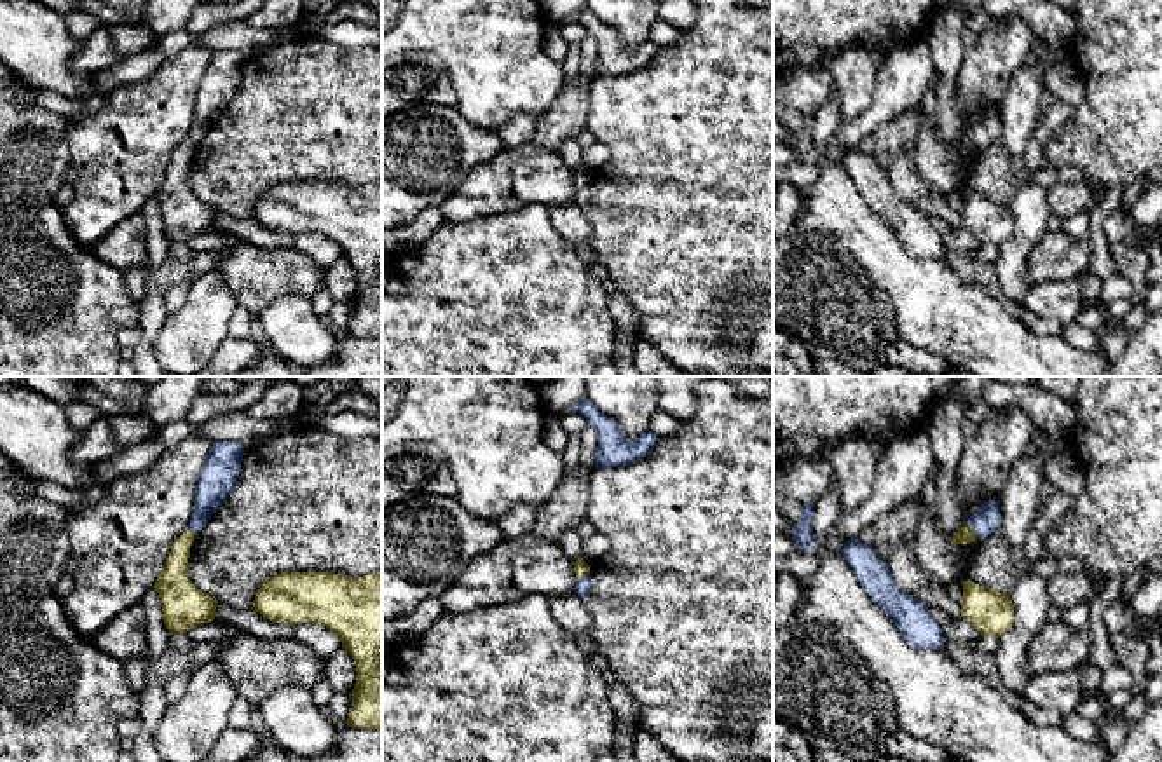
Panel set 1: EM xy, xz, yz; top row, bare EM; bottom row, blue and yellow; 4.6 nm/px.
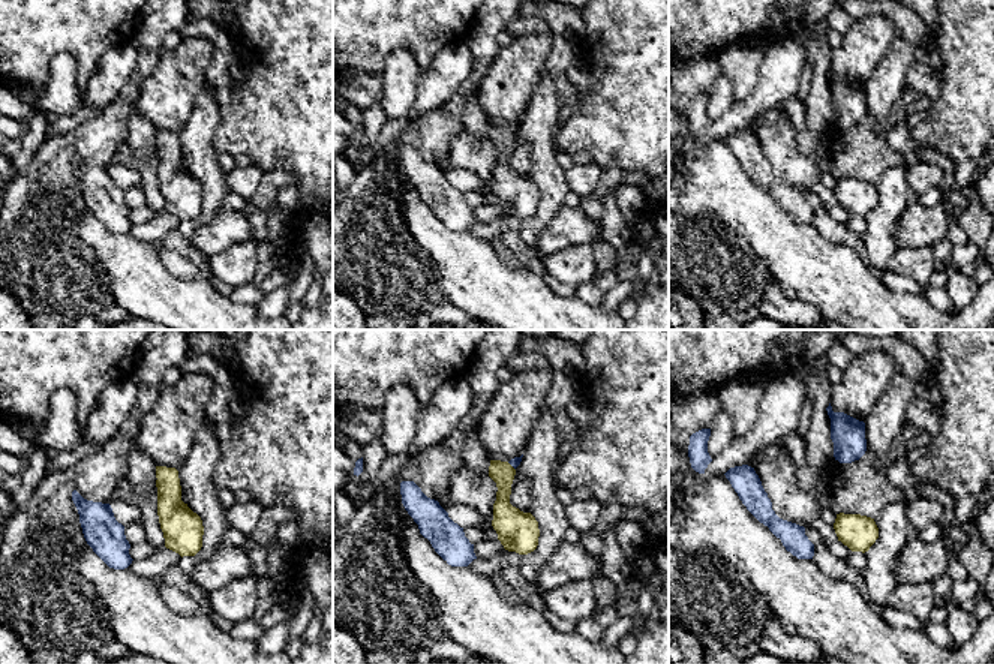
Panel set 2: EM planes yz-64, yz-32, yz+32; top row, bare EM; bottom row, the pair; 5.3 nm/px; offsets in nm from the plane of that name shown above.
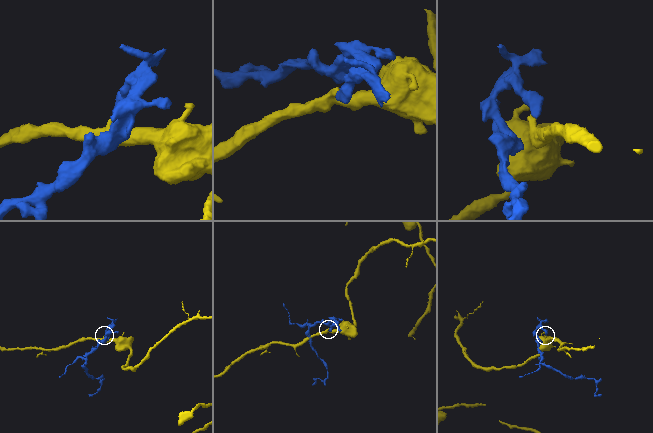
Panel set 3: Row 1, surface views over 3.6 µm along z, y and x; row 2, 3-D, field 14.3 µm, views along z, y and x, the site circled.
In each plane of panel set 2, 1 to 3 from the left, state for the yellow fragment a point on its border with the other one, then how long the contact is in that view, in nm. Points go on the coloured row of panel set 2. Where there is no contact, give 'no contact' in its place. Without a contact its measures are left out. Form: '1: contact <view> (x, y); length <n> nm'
1: no contact
2: contact yz-32 (511, 465); length 60 nm
3: no contact

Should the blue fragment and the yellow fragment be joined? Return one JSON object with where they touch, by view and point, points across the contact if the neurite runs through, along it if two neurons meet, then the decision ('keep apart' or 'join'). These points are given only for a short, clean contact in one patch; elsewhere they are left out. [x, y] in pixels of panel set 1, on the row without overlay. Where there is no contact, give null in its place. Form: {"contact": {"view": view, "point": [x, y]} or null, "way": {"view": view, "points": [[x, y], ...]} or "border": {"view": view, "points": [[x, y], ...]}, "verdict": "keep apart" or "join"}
{"contact": {"view": "yz", "point": [972, 138]}, "way": {"view": "yz", "points": [[986, 129], [972, 138], [965, 143]]}, "verdict": "join"}

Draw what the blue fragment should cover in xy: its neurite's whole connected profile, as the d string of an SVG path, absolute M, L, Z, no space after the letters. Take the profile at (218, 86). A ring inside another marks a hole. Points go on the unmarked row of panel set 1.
M237 51L213 52L199 82L188 138L173 152L166 176L154 194L171 244L187 242L216 227L218 209L197 199L188 188L190 153L236 98L243 65L244 58Z

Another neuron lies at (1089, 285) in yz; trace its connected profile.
M1085 272L1078 279L1078 291L1082 296L1082 307L1101 307L1103 305L1103 281L1092 274Z

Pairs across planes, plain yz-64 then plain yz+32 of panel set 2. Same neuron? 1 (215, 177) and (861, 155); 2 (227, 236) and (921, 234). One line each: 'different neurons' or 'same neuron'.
1: different neurons
2: same neuron

